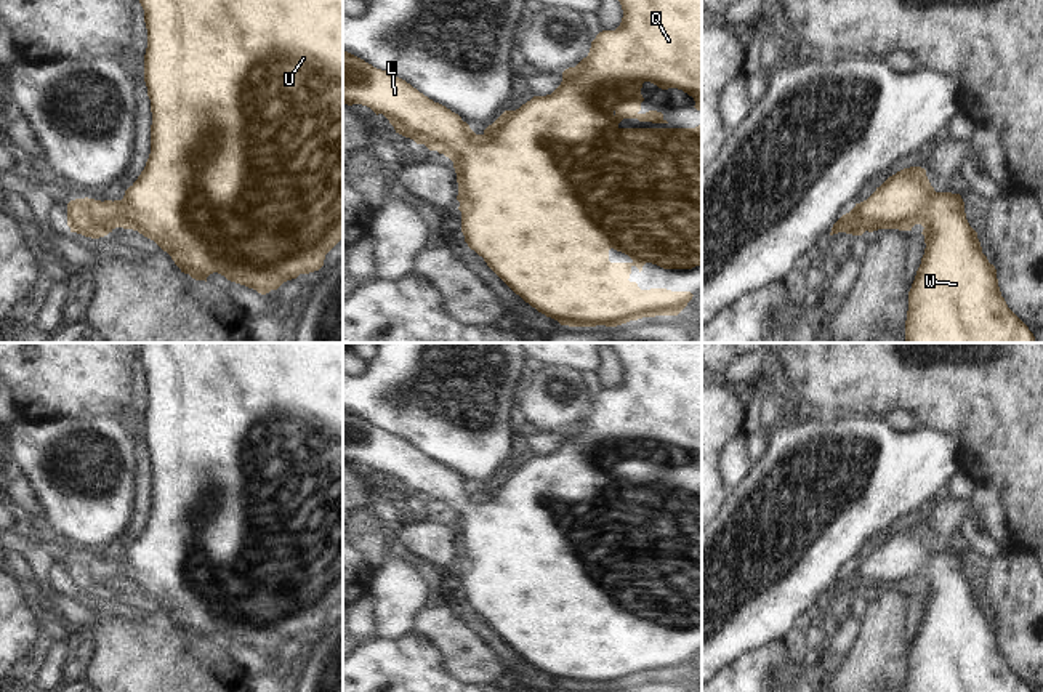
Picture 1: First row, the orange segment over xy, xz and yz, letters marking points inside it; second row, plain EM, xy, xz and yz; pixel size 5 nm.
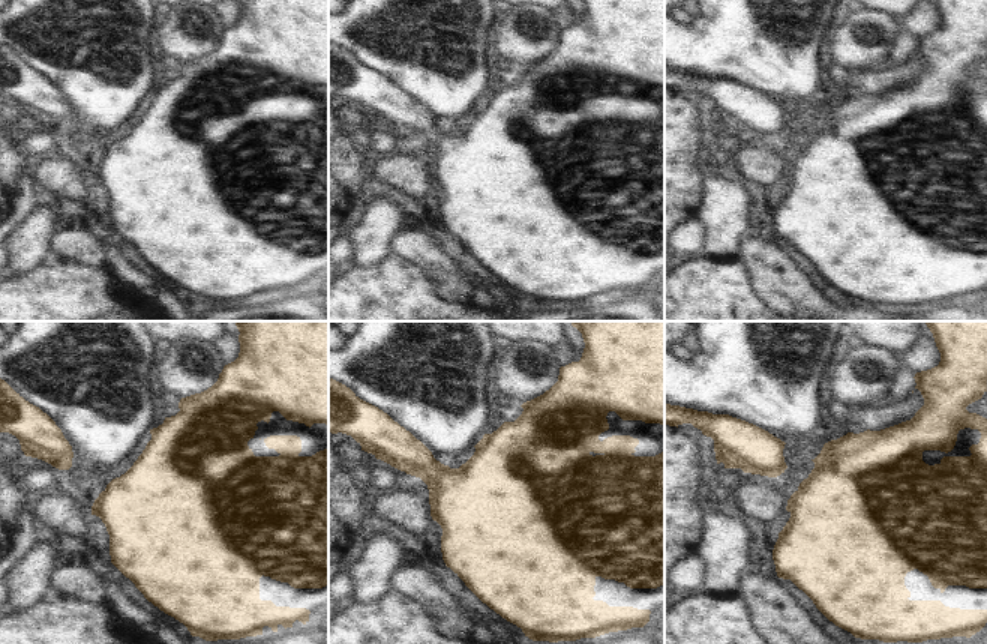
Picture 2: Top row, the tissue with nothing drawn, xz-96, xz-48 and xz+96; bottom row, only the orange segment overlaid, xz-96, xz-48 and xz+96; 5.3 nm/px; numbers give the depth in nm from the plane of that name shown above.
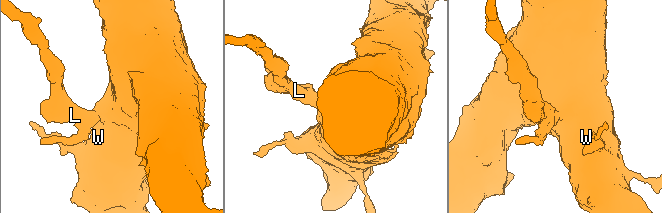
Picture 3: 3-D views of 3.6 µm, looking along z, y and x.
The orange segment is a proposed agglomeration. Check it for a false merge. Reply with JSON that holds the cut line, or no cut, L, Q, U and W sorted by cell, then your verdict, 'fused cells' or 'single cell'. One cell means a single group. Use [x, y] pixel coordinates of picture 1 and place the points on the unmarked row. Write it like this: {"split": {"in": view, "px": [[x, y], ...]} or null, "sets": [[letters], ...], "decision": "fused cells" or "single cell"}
{"split": null, "sets": [["L", "Q", "U", "W"]], "decision": "single cell"}

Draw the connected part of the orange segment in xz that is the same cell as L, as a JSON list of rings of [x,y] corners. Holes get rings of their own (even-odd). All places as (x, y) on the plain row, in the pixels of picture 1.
[[[601,343],[602,349],[612,351],[617,359],[622,364],[623,376],[620,384],[615,389],[602,389],[596,394],[596,397],[591,400],[591,407],[586,416],[583,416],[575,426],[569,426],[562,431],[562,441],[561,444],[546,455],[534,455],[530,460],[522,463],[516,469],[505,469],[492,484],[489,484],[482,493],[476,493],[466,481],[461,479],[461,476],[445,465],[434,461],[423,452],[420,452],[417,447],[413,447],[405,439],[373,426],[372,423],[365,421],[364,418],[348,412],[343,408],[343,463],[352,465],[352,463],[362,463],[370,466],[377,474],[383,473],[389,482],[394,485],[396,492],[413,498],[417,503],[425,503],[429,509],[437,509],[439,513],[444,513],[453,521],[453,527],[457,532],[457,541],[458,541],[458,554],[457,559],[460,561],[458,569],[461,570],[461,591],[465,594],[465,601],[471,609],[474,609],[479,615],[484,617],[487,625],[516,652],[519,654],[526,662],[529,662],[532,666],[535,666],[538,671],[545,673],[546,676],[551,676],[558,679],[561,684],[569,686],[596,686],[596,684],[606,684],[606,686],[617,686],[622,682],[626,682],[630,679],[638,679],[642,676],[655,676],[655,674],[678,674],[687,662],[692,658],[691,650],[671,650],[666,647],[650,647],[650,649],[641,649],[636,641],[630,641],[631,626],[636,625],[639,631],[642,630],[642,625],[646,622],[657,623],[663,628],[692,628],[695,625],[702,625],[702,484],[695,487],[620,487],[618,482],[623,477],[638,477],[639,481],[652,481],[652,482],[668,482],[663,477],[662,471],[649,469],[646,473],[641,473],[641,461],[644,460],[641,453],[641,447],[644,441],[650,441],[657,444],[662,449],[668,447],[678,447],[687,452],[695,460],[695,468],[702,471],[702,343]],[[614,607],[617,610],[622,610],[628,614],[633,620],[631,622],[610,622],[609,620],[609,609]]]

